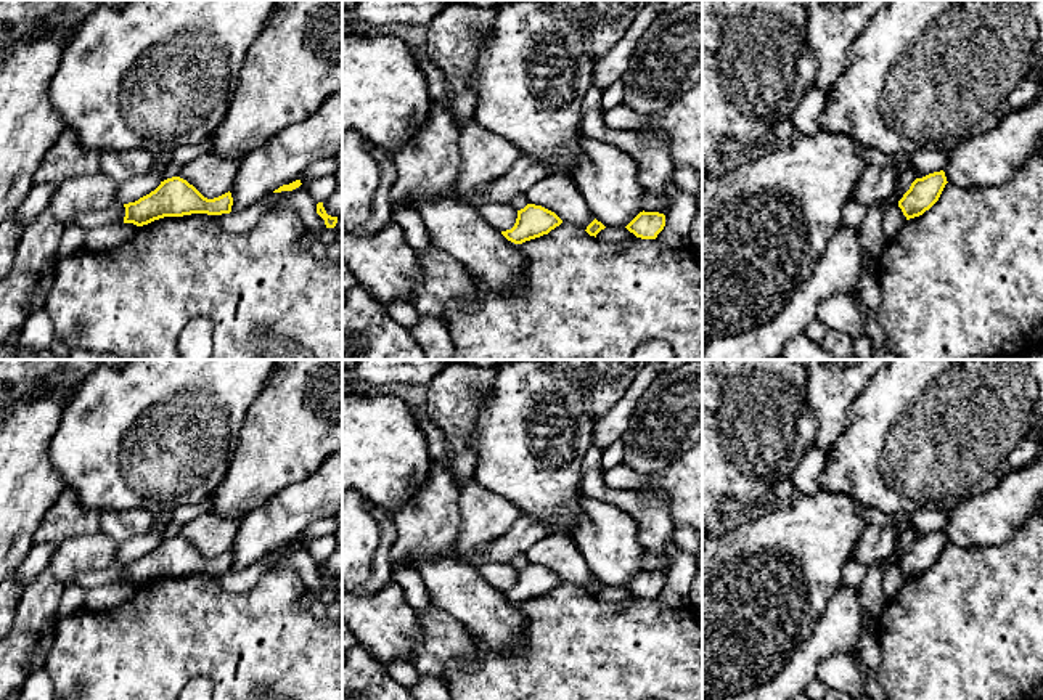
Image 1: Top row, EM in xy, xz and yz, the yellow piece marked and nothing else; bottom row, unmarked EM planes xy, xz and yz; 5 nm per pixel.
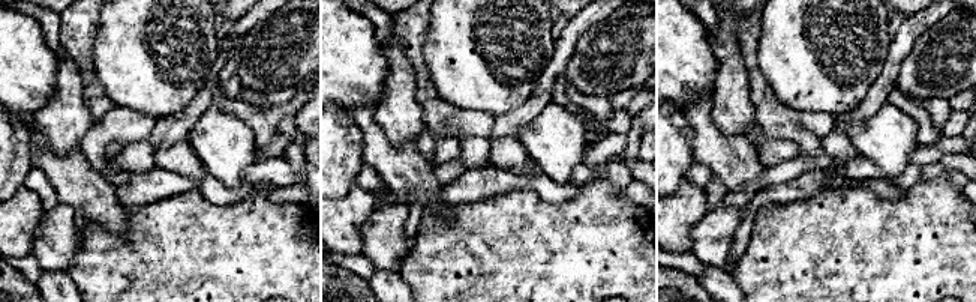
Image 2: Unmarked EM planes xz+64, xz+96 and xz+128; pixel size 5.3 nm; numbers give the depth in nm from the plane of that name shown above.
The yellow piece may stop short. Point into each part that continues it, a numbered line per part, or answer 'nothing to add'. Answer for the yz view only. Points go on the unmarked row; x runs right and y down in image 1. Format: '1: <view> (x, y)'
nothing to add

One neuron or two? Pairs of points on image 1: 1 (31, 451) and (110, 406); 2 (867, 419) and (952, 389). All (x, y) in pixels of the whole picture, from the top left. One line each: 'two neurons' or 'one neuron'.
1: two neurons
2: one neuron

